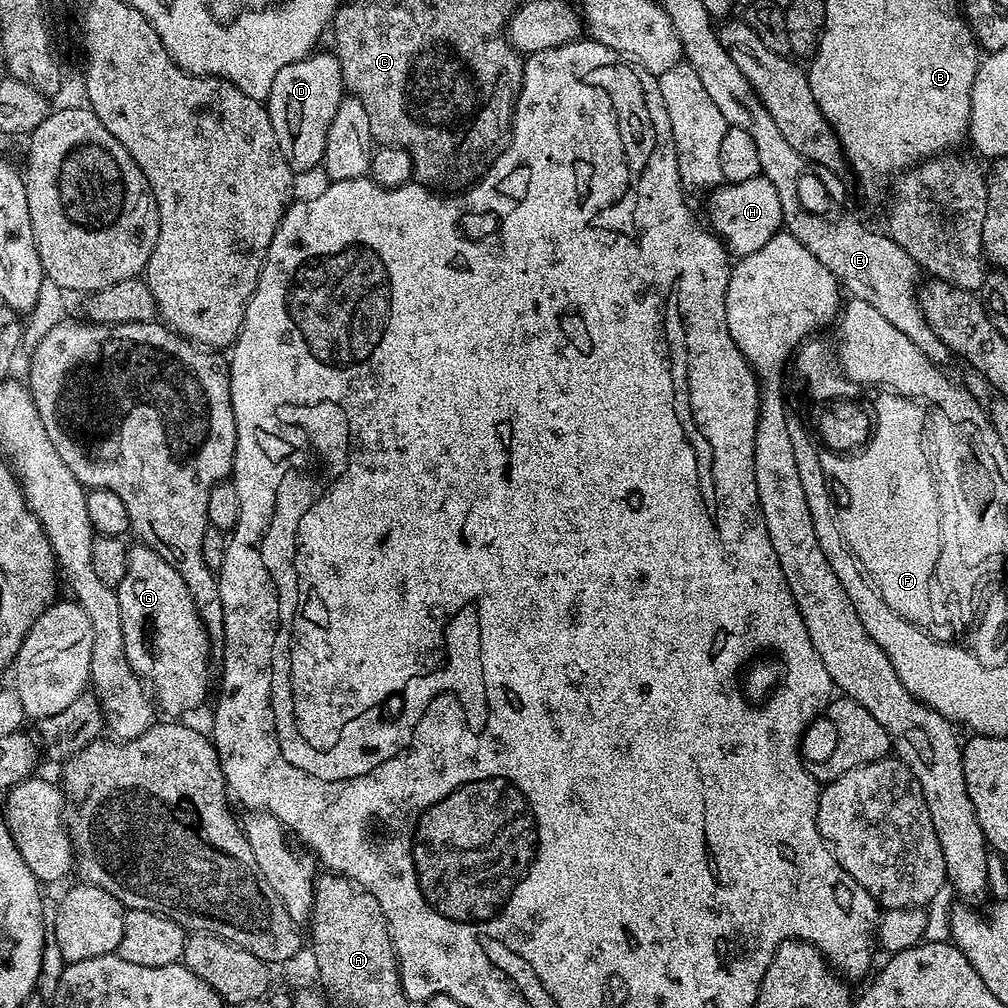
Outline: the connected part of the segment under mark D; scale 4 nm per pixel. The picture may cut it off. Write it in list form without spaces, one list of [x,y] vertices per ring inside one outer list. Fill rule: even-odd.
[[[313,51],[290,66],[282,66],[270,86],[266,101],[278,146],[296,174],[308,172],[311,168],[319,169],[323,165],[326,134],[330,130],[330,122],[334,122],[334,113],[346,95],[338,58],[331,51],[320,51]]]

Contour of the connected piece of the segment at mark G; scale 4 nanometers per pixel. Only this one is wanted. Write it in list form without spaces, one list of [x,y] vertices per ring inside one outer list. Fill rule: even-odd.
[[[143,542],[133,543],[128,549],[128,565],[126,566],[126,574],[122,578],[122,582],[115,585],[116,597],[118,598],[118,610],[122,614],[122,642],[126,642],[126,658],[130,662],[132,669],[137,672],[141,680],[150,689],[151,695],[154,697],[155,703],[158,705],[161,713],[169,712],[169,717],[180,718],[183,712],[192,712],[204,699],[208,696],[208,656],[210,657],[210,645],[208,643],[208,635],[204,629],[204,623],[200,617],[200,610],[197,608],[194,598],[190,594],[190,590],[186,586],[186,582],[182,582],[182,574],[178,574],[178,570],[174,570],[174,566],[170,566],[154,551]]]

